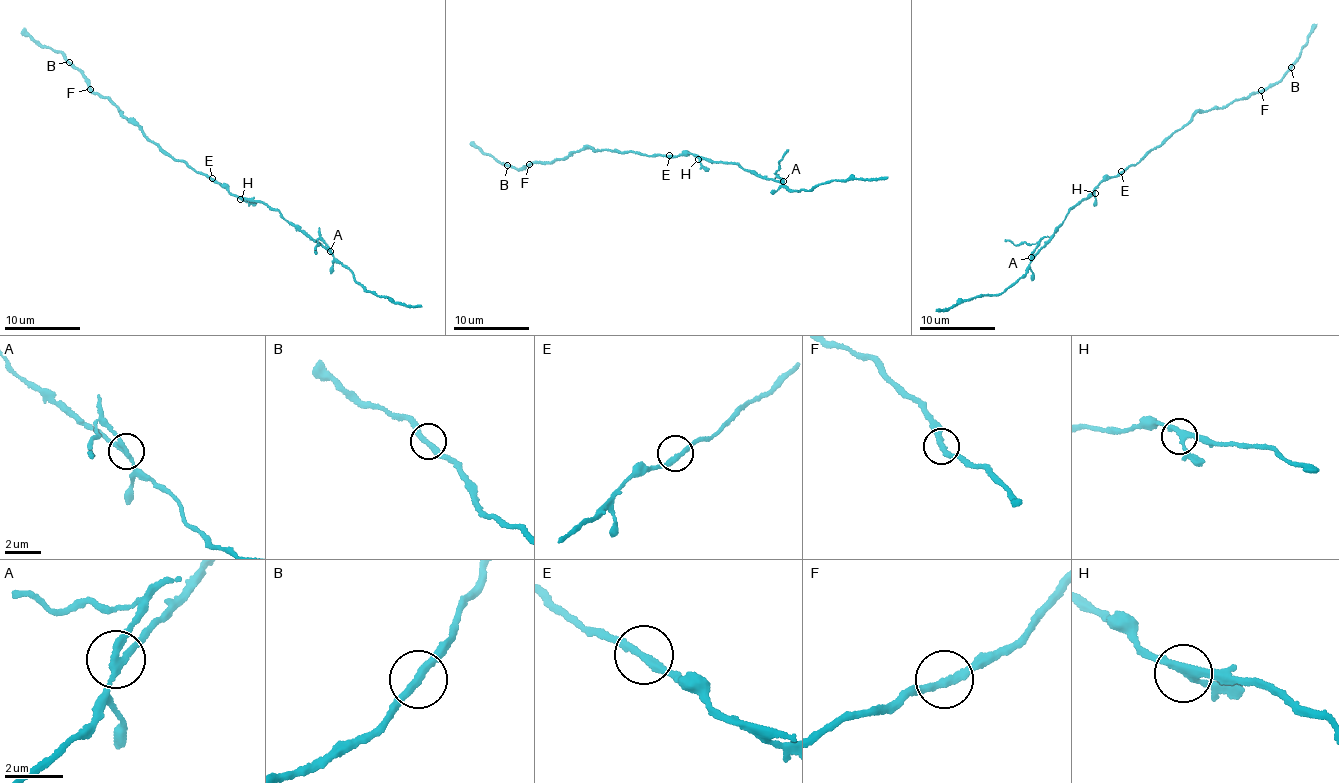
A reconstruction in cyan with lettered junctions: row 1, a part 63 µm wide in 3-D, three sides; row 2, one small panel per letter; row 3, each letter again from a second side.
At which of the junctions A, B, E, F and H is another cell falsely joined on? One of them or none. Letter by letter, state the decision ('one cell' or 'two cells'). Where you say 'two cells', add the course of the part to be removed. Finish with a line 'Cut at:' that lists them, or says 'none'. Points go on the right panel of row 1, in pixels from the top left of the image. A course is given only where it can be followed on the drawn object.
A: two cells; course (1031, 257), (1036, 244), (1005, 242)
B: one cell
E: one cell
F: one cell
H: one cell
Cut at: A

